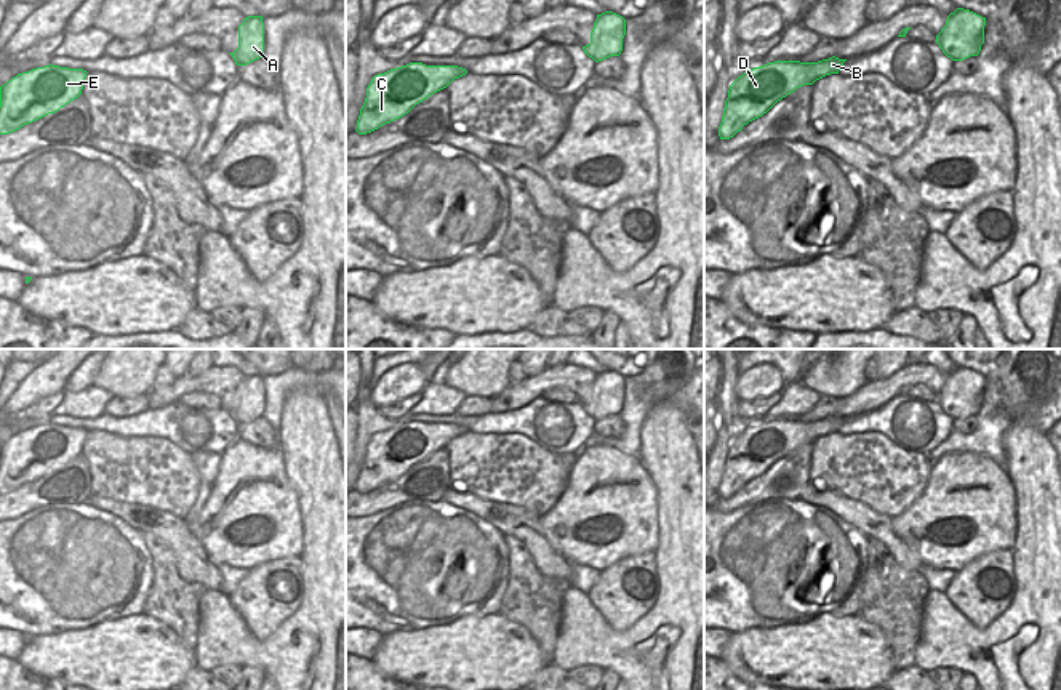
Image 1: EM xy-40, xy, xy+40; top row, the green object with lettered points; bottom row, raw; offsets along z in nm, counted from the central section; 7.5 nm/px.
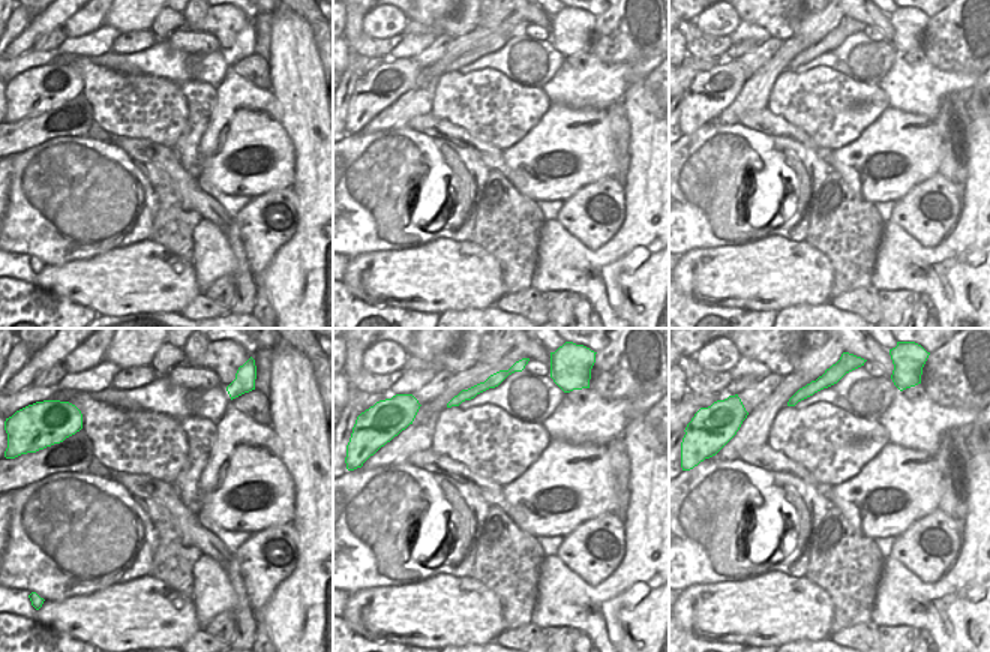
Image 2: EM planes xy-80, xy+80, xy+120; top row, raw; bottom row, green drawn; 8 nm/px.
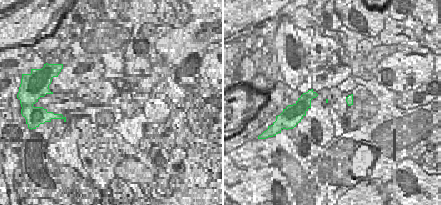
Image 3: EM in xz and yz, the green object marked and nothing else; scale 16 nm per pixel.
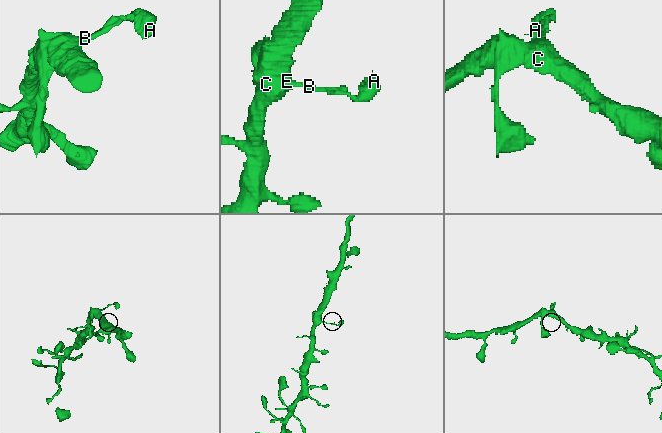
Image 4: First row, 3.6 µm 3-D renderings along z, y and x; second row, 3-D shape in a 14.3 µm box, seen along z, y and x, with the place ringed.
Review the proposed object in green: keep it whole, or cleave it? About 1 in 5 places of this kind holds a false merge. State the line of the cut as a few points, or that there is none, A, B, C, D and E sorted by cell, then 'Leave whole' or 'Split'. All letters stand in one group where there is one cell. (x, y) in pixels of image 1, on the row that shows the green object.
No split. Groups: A B C D E. Leave whole

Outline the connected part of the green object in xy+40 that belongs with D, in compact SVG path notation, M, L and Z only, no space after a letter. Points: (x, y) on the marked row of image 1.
M835 56L818 62L775 61L739 75L728 90L720 139L730 139L749 122L767 114L778 101L803 85L839 74L847 59Z

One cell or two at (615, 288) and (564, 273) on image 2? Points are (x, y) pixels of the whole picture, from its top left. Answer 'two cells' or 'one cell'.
one cell

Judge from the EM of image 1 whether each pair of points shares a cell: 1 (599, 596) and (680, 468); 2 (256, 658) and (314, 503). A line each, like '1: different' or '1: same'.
1: different
2: same

